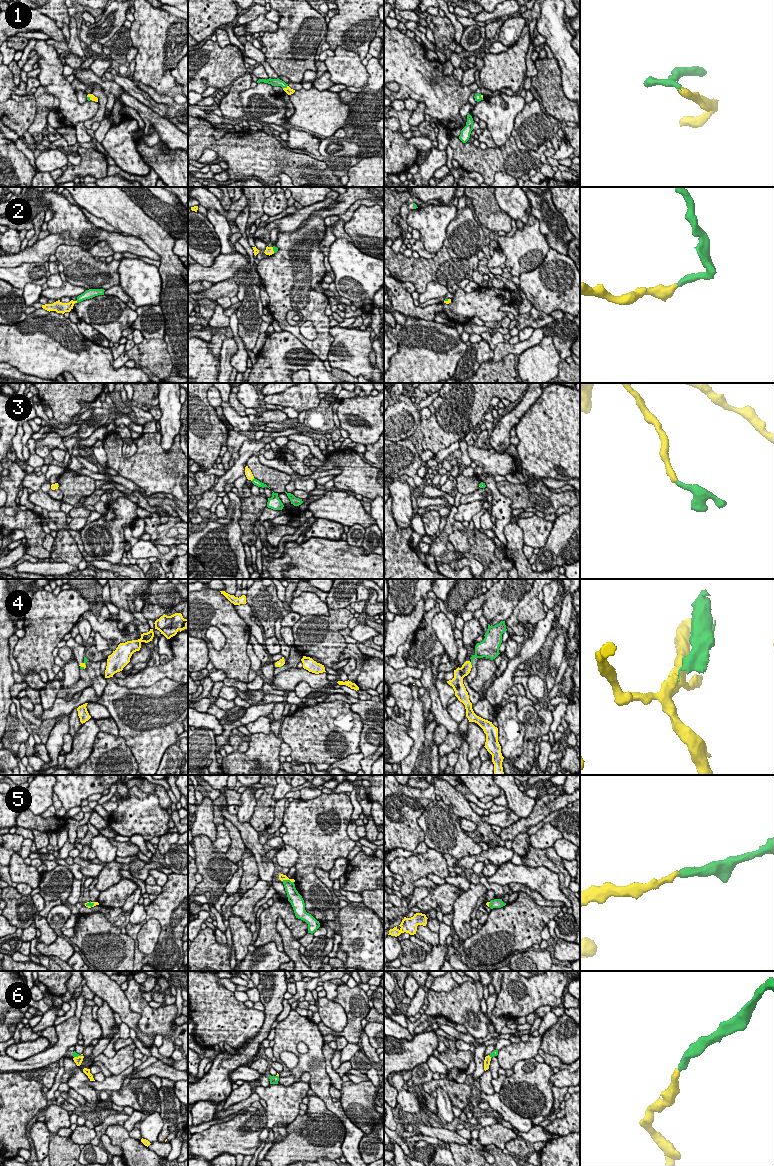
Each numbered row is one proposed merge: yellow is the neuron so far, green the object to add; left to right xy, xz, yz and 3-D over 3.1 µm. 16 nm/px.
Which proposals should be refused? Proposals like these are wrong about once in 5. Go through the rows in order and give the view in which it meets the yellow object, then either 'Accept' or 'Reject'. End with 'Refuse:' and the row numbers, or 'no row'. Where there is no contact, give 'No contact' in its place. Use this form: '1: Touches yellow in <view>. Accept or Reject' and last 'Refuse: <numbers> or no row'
1: Touches yellow in xz. Accept
2: Touches yellow in xz. Accept
3: Touches yellow in xz. Accept
4: Touches yellow in yz. Reject
5: Touches yellow in xz. Accept
6: Touches yellow in xy. Accept
Refuse: 4

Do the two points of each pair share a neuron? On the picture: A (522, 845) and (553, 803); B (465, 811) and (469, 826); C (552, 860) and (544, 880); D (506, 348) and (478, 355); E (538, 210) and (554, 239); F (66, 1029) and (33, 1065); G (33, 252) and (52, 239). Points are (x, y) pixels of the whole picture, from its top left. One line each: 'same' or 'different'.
A: different
B: different
C: different
D: different
E: same
F: same
G: same

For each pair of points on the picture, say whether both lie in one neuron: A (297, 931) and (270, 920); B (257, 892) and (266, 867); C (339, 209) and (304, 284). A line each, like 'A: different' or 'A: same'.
A: same
B: different
C: same

